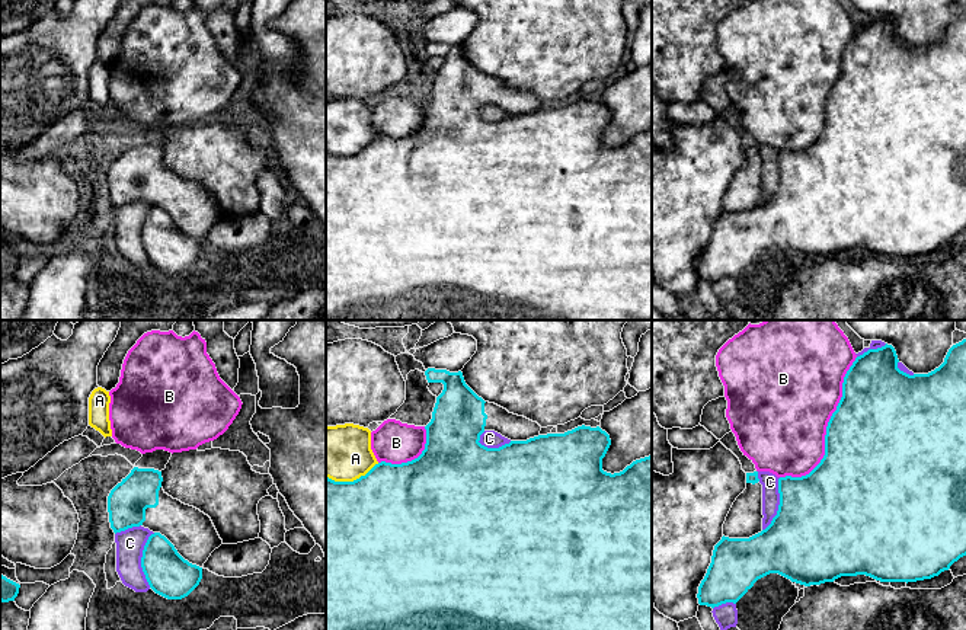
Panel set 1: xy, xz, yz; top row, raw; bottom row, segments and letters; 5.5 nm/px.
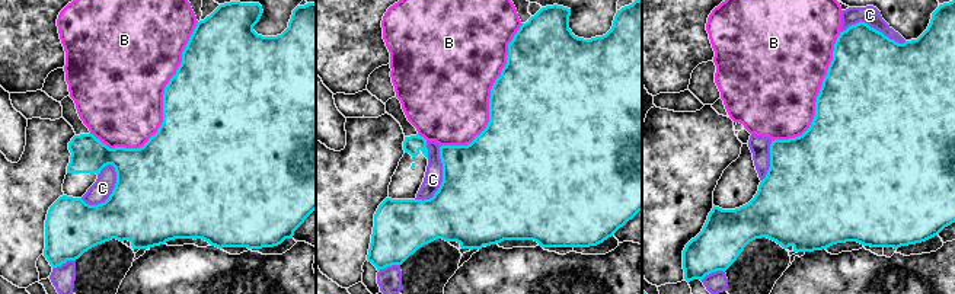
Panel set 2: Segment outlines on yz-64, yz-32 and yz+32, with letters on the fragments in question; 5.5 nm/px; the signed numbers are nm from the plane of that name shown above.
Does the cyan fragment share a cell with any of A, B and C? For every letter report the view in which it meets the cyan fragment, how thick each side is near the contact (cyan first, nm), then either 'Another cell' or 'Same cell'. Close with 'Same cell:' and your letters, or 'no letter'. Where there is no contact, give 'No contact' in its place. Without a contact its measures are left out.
A: Touches cyan in xz. Thickness 500 nm (cyan) against 320 nm. Another cell
B: Touches cyan in yz. Thickness 500 nm (cyan) against 500 nm. Another cell
C: Touches cyan in xy. Thickness 240 nm (cyan) against 160 nm. Another cell
Same cell: no letter

